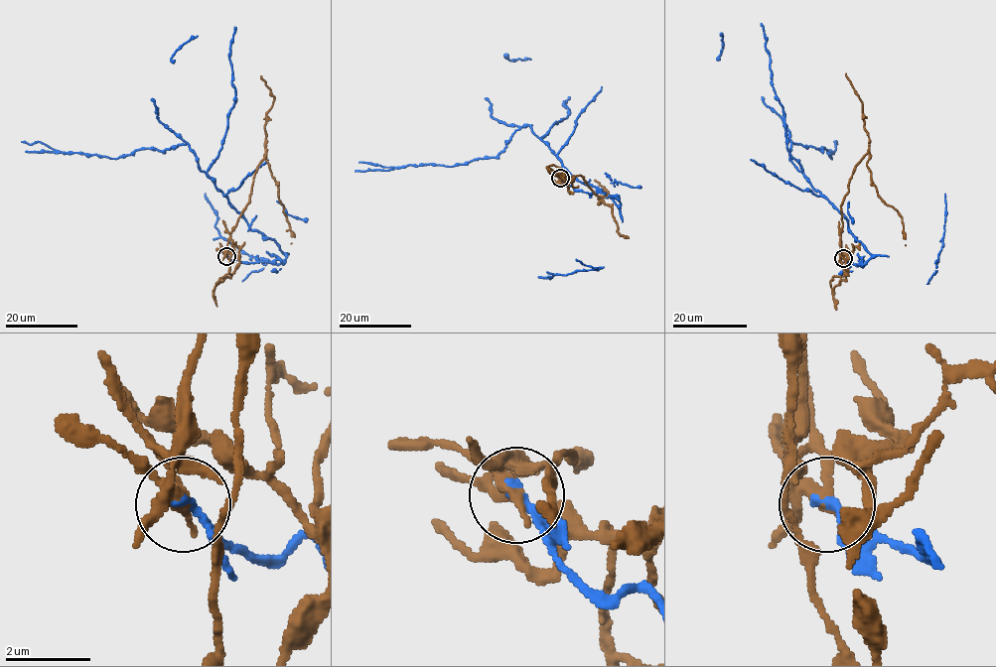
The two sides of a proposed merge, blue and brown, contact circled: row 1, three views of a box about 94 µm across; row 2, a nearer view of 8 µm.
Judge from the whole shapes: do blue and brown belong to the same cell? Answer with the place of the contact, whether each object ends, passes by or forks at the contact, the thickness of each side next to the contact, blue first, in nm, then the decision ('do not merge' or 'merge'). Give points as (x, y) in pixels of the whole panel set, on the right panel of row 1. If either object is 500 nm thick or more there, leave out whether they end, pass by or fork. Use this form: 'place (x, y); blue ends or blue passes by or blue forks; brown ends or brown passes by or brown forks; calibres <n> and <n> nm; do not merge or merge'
place (843, 258); blue ends; brown forks; calibres 280 and 220 nm; do not merge

